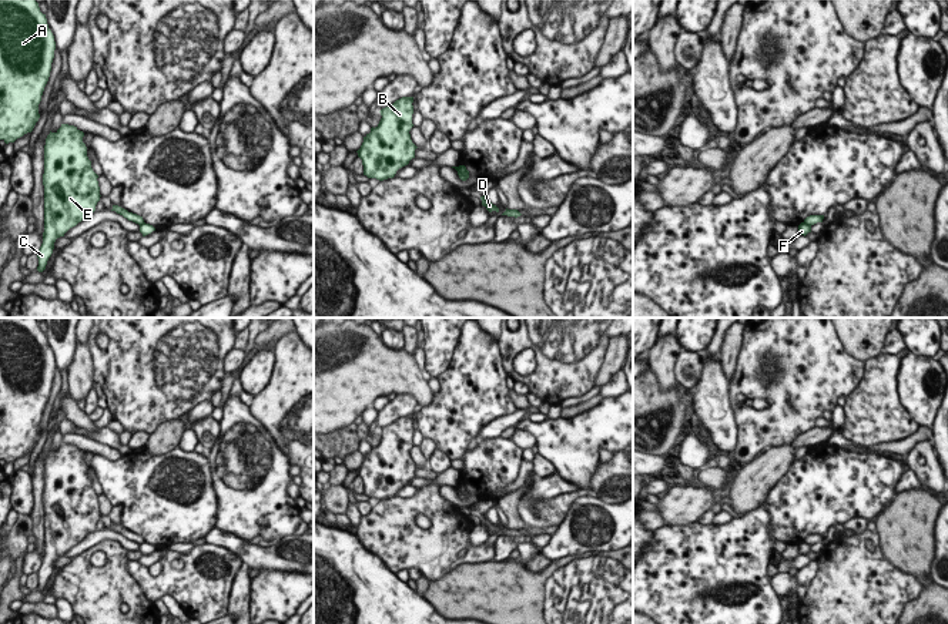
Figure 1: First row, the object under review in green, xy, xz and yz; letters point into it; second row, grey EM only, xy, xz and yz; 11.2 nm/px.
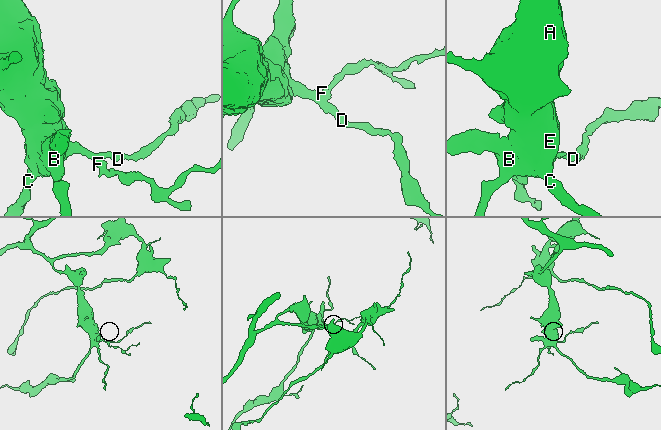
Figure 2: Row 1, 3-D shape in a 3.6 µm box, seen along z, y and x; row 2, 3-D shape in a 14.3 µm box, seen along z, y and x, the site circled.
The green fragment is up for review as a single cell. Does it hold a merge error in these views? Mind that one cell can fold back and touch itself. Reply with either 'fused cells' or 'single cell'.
fused cells

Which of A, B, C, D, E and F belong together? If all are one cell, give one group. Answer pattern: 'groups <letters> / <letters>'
groups A B C D E / F

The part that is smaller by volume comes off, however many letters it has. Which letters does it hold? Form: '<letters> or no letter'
F

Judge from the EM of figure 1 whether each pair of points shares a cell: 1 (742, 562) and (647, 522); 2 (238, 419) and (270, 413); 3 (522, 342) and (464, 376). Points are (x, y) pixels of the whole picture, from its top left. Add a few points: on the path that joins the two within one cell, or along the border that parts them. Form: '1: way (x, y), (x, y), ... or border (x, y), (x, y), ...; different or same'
1: border (665, 524), (653, 532); different
2: border (248, 406), (248, 411), (274, 442); different
3: border (496, 339), (501, 364), (509, 383); different

